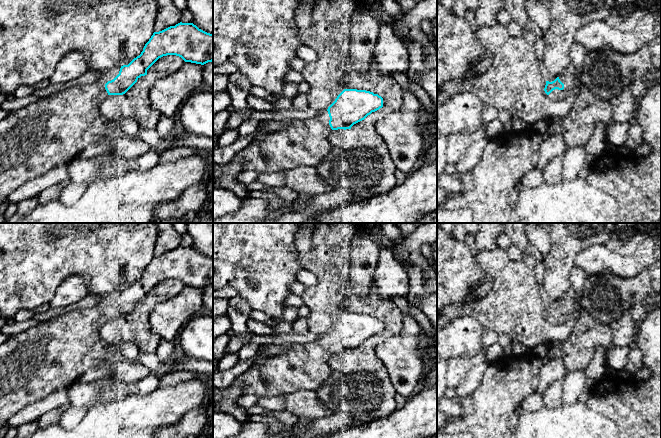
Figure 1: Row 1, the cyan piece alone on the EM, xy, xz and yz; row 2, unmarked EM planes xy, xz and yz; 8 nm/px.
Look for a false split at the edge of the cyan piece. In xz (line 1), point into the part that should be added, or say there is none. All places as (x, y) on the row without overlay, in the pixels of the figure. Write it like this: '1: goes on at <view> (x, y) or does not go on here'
1: goes on at xz (304, 366)

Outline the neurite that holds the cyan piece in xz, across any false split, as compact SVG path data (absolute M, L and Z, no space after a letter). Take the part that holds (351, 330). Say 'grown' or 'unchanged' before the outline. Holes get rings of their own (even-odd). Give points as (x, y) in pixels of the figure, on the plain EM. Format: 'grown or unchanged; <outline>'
grown; M344 313L326 335L318 337L309 344L295 344L286 352L270 356L261 364L253 364L245 373L239 375L233 383L213 392L213 411L226 413L236 420L247 423L250 412L237 404L237 399L245 394L261 397L283 396L301 390L318 389L331 375L329 360L333 354L351 353L372 336L383 331L383 322L366 314Z

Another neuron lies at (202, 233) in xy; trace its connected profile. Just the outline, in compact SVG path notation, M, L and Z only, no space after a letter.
M187 223L186 232L192 237L192 247L213 258L213 223Z

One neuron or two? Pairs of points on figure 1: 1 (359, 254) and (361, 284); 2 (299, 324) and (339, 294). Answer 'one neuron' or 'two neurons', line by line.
1: one neuron
2: two neurons

